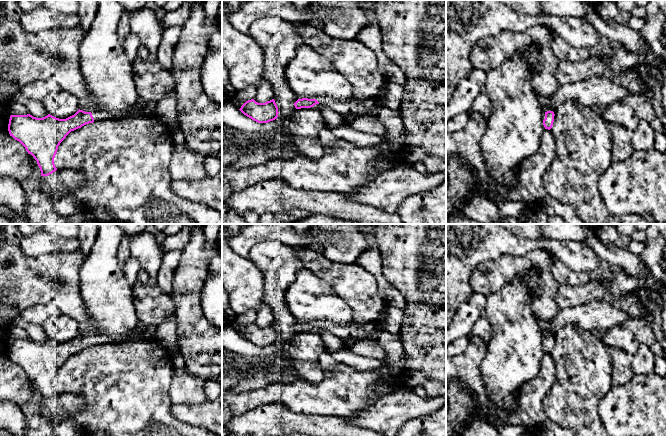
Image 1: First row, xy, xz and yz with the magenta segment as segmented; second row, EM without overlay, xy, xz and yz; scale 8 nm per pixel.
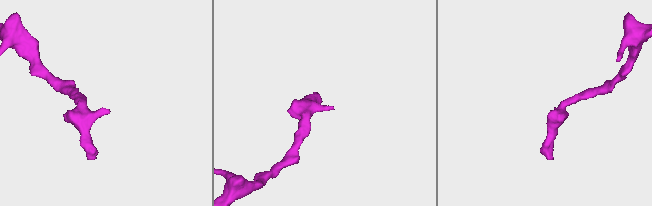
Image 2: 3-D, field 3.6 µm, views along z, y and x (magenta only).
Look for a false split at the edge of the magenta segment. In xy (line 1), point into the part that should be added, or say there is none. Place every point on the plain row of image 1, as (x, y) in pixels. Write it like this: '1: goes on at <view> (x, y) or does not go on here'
1: goes on at xy (97, 339)

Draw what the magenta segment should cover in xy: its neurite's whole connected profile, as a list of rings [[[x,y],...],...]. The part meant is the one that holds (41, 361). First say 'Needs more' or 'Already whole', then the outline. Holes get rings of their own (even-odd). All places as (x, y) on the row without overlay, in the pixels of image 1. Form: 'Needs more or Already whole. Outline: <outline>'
Needs more. Outline: [[[80,333],[66,343],[59,343],[50,338],[43,342],[30,338],[11,339],[8,355],[10,360],[19,365],[28,378],[34,381],[41,400],[45,401],[57,394],[54,382],[58,370],[71,355],[103,344],[113,344],[113,340],[107,335],[85,336]]]

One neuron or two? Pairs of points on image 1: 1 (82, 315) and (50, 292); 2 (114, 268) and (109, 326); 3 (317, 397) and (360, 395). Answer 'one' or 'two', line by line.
1: one
2: one
3: one

